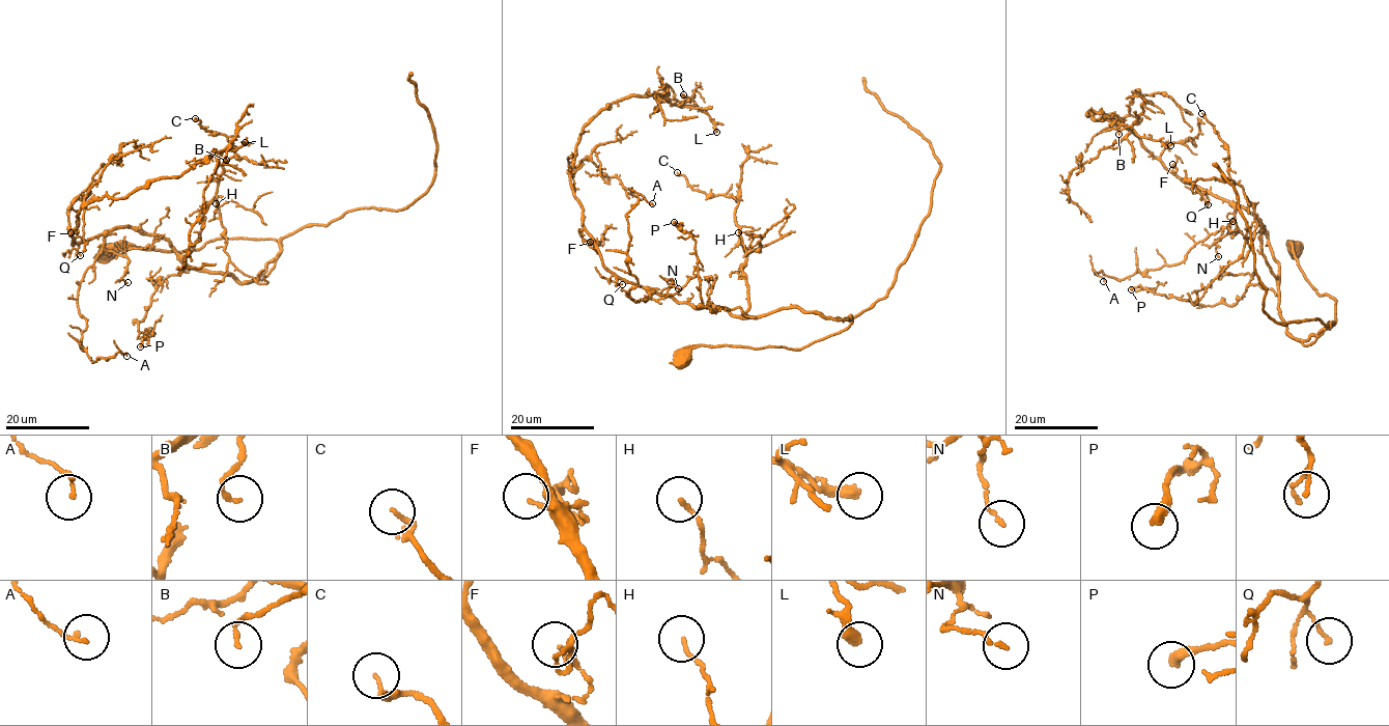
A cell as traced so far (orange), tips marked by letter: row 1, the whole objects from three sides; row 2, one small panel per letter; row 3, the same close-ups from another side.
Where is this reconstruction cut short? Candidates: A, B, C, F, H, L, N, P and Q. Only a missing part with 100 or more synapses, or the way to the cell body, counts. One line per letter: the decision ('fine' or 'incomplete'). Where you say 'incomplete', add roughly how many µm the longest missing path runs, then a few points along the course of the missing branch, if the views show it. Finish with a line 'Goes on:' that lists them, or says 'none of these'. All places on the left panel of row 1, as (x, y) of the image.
A: fine
B: fine
C: fine
F: fine
H: fine
L: fine
N: fine
P: fine
Q: fine
Goes on: none of these

